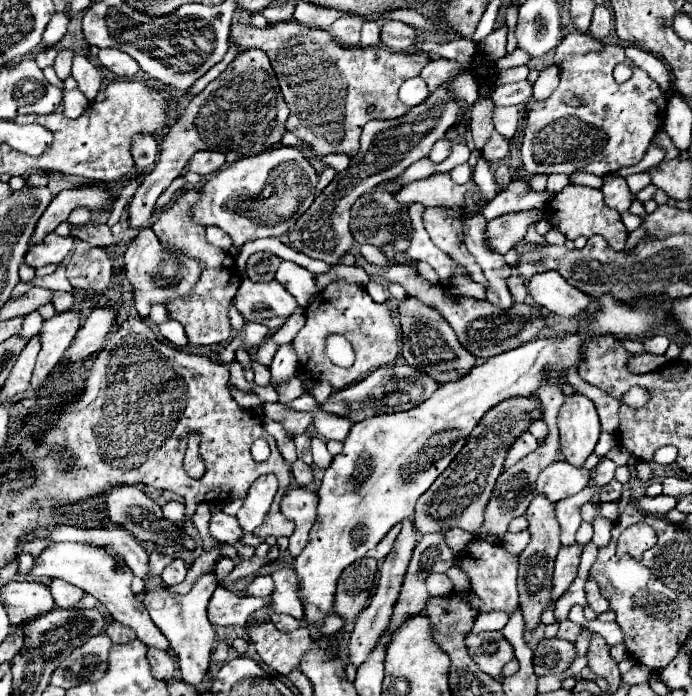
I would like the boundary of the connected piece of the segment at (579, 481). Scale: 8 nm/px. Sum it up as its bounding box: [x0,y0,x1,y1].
[536,460,590,502]

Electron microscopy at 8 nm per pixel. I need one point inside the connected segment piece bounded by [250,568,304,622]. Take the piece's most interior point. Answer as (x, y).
(284, 600)

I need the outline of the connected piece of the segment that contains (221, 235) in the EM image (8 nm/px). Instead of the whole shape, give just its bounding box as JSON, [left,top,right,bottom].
[206,226,232,252]

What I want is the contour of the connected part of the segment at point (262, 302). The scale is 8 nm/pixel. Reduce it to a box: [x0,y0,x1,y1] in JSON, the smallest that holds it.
[234,278,300,330]

